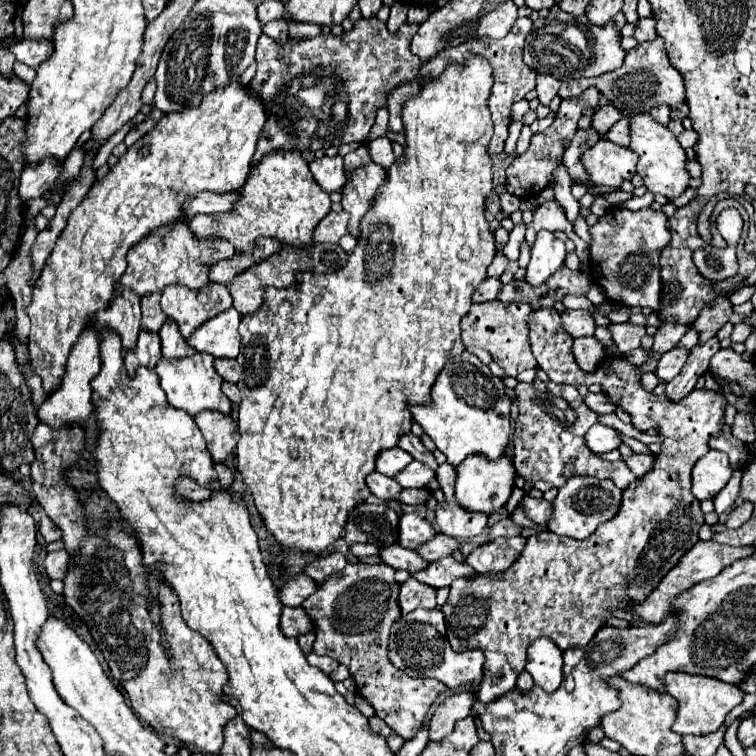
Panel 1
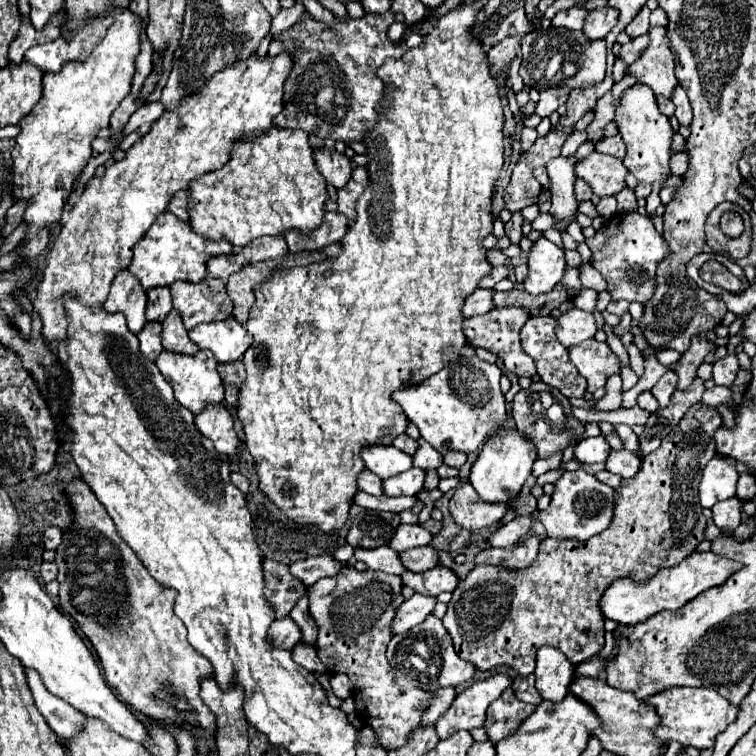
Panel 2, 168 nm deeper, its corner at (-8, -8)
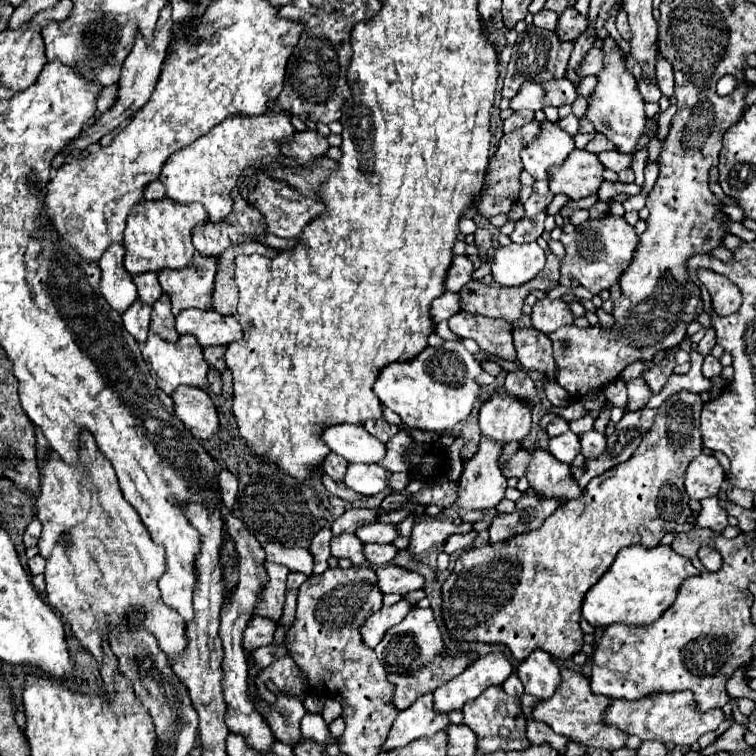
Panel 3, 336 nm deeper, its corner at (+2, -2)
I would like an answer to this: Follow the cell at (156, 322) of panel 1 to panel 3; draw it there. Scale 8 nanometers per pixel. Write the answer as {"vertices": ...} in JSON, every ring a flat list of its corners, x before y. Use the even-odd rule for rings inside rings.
{"vertices":[[154,273,136,275,136,277,134,277,134,283,136,283,136,287,138,287,138,297,140,297,144,303,148,303,148,305,152,305,152,303,162,295,162,287,160,287,160,283,158,283,158,279,156,279]]}

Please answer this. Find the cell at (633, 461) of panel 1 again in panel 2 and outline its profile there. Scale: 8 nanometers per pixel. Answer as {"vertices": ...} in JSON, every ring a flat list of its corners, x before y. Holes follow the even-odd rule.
{"vertices":[[626,449,624,451,610,451,610,457,606,461,606,469,610,473,624,477,624,479,632,479,640,471,640,463,642,463,642,459]]}

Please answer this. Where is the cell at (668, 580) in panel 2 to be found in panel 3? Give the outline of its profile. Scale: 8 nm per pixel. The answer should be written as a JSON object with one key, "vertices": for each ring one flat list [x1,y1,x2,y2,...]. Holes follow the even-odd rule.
{"vertices":[[630,545,618,551,610,569,584,595,582,617,592,627,608,627,612,623,654,623,674,603,682,581,694,575,698,575,698,569,690,563,690,559,674,553,670,545,658,545,654,549]]}

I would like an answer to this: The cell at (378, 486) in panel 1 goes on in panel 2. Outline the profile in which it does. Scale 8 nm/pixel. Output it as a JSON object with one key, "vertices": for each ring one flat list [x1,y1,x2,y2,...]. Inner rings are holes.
{"vertices":[[362,471,362,475,358,477,358,489,366,491,370,495,384,495,384,487,382,487,382,479,378,475,372,475,372,471]]}

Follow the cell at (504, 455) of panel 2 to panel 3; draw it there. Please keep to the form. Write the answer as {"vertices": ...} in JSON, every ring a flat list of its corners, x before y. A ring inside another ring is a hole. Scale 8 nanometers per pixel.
{"vertices":[[504,387,496,389,480,407,480,431,498,443,522,441,530,431,532,405,510,397]]}

